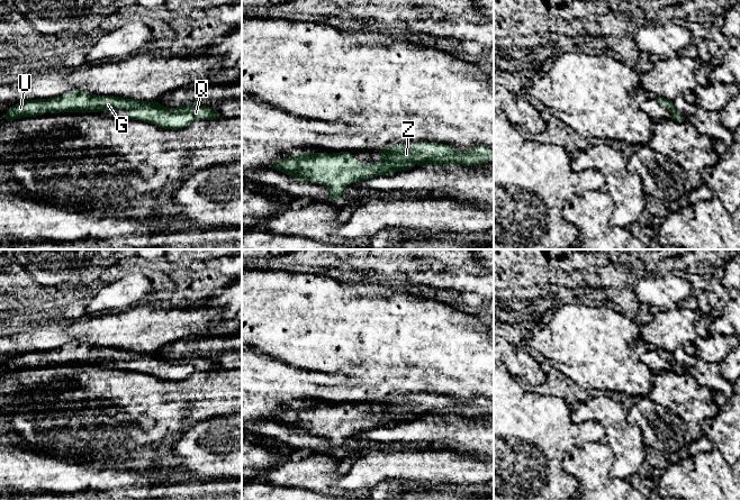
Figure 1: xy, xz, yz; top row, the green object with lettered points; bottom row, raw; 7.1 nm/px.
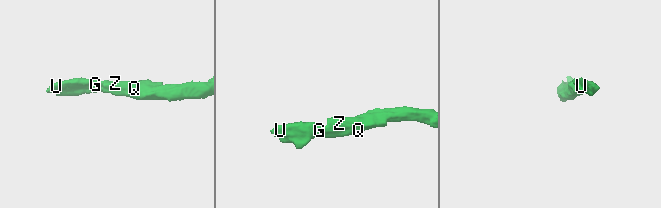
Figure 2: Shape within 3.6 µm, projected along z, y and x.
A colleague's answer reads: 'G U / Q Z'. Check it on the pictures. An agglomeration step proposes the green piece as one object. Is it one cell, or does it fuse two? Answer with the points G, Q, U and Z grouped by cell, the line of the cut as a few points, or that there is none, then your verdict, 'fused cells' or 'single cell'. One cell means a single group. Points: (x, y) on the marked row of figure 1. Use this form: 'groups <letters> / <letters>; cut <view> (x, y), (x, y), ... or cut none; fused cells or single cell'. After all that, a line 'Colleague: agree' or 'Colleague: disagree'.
groups G Q U Z; cut none; single cell
Colleague: disagree

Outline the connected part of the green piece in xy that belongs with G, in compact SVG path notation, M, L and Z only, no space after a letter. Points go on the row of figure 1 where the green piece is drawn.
M71 90L61 97L25 101L10 107L3 116L8 121L22 117L42 116L45 112L98 112L125 109L128 120L139 120L164 129L180 130L197 120L222 118L215 109L187 104L168 108L156 101L138 101L114 95L96 95L87 91Z

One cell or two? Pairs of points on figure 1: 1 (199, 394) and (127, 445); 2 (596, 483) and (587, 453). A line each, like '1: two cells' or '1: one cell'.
1: one cell
2: one cell

